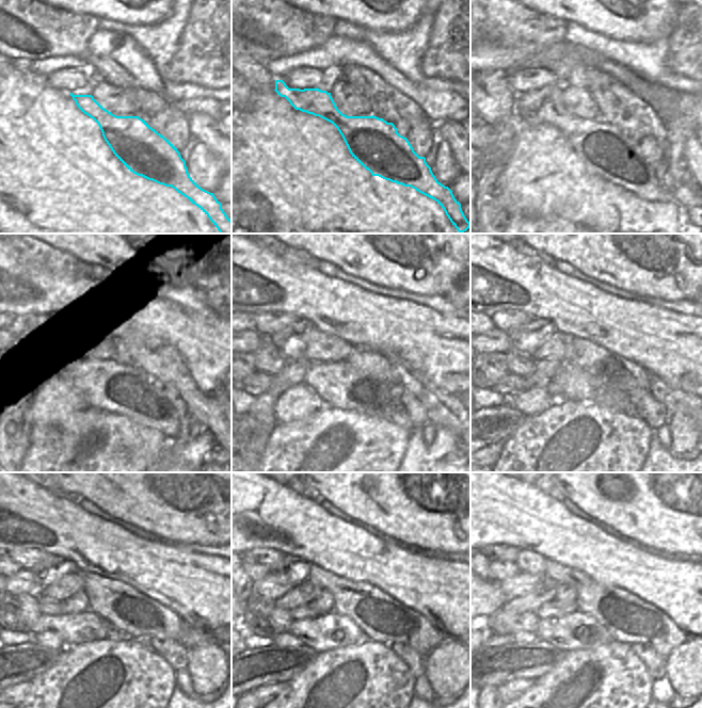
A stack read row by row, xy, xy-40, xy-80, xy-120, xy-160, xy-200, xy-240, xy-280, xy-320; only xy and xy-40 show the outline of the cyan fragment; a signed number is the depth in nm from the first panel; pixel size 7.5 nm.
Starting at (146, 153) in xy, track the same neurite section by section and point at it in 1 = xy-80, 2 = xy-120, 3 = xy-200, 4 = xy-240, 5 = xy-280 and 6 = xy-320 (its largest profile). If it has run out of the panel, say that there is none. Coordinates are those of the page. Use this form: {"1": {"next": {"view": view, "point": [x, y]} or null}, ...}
{"1": {"next": {"view": "xy-80", "point": [607, 153]}}, "2": {"next": {"view": "xy-120", "point": [118, 388]}}, "3": {"next": {"view": "xy-200", "point": [570, 382]}}, "4": {"next": {"view": "xy-240", "point": [52, 569]}}, "5": {"next": {"view": "xy-280", "point": [292, 569]}}, "6": {"next": {"view": "xy-320", "point": [529, 562]}}}

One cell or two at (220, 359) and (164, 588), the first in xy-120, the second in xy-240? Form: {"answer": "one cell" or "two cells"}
{"answer": "one cell"}

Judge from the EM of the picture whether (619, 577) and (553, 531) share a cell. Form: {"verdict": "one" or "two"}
{"verdict": "one"}

